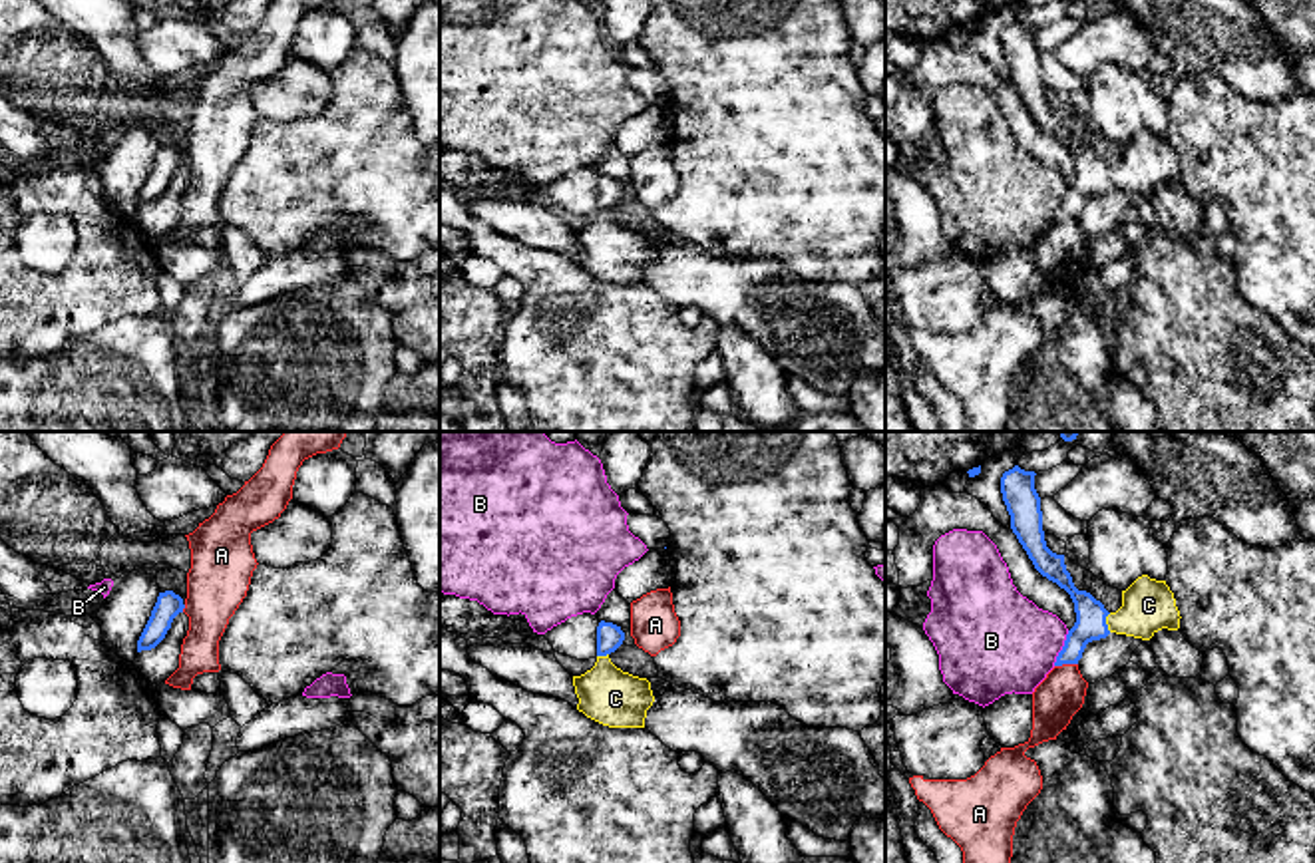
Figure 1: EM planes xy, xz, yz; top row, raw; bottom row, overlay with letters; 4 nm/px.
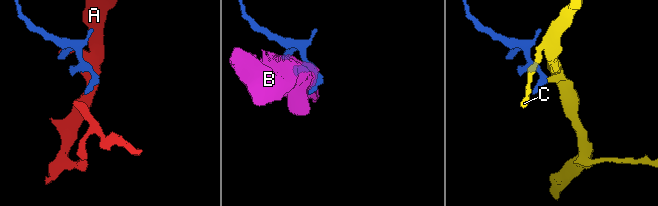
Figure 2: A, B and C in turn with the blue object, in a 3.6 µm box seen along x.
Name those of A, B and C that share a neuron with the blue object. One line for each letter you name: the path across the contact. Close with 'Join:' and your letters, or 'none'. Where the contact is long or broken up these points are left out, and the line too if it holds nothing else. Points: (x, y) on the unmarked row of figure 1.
C: across yz (1091, 179), (1105, 177), (1134, 173), (1148, 160)
Join: C

